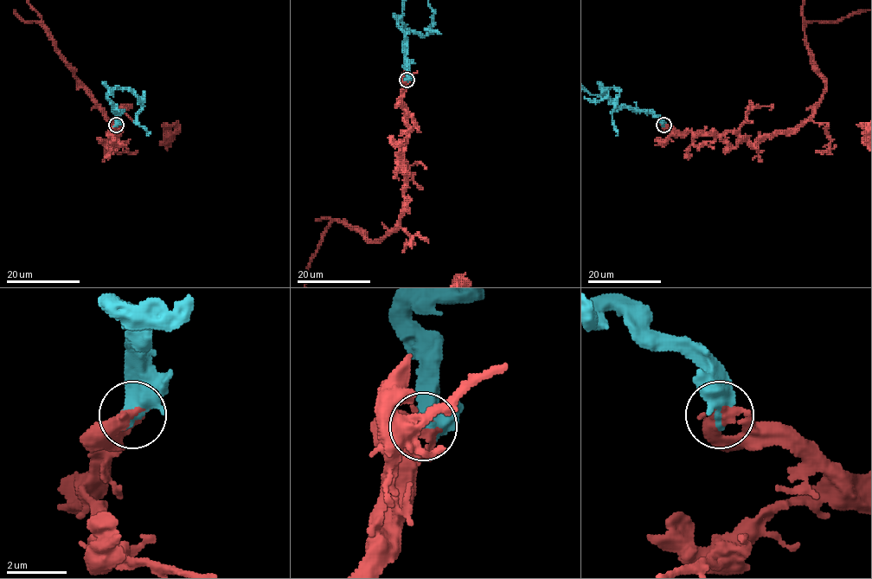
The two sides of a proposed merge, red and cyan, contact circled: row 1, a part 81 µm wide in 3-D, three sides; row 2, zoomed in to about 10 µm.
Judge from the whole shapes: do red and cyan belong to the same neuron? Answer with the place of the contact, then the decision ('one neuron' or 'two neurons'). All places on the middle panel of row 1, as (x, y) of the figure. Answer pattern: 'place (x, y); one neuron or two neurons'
place (407, 80); one neuron

